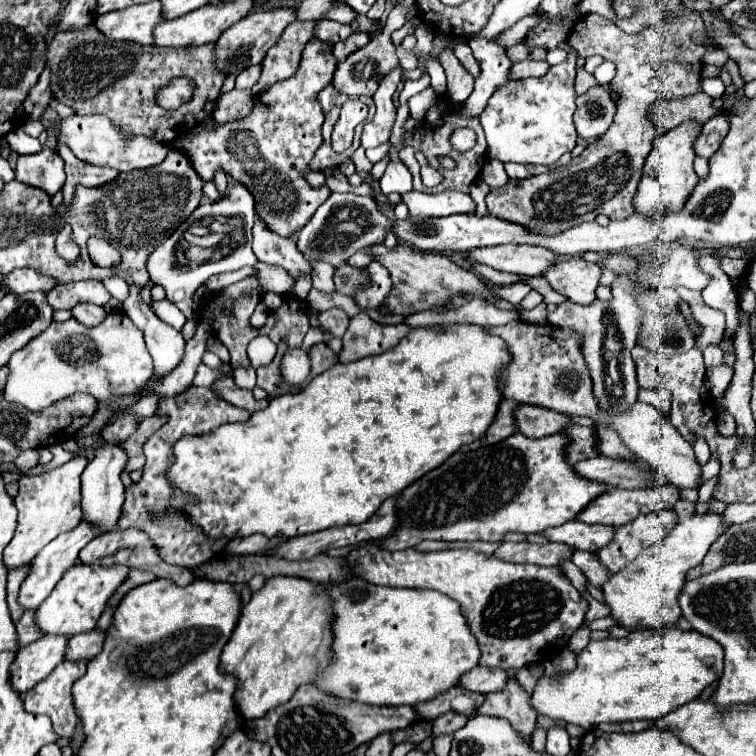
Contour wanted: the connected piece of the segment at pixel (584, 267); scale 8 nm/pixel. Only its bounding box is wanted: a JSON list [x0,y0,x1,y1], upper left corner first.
[545,259,601,305]

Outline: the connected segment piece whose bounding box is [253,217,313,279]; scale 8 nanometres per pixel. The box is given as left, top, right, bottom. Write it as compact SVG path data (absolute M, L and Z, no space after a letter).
M255 217L255 227L253 227L253 253L263 263L283 267L295 279L313 273L309 261L297 251L295 241L277 237L277 233L269 233L269 229L265 229L259 217Z

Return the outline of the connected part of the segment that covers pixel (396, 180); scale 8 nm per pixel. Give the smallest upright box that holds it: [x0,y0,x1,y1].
[381,161,413,195]

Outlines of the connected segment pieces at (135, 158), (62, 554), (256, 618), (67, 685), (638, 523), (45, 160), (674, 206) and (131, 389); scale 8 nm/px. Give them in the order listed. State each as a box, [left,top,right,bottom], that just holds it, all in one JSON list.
[[57,115,171,171],[17,525,99,611],[221,577,331,721],[23,661,85,737],[595,511,677,575],[15,149,65,197],[633,125,701,221],[5,313,153,411]]

